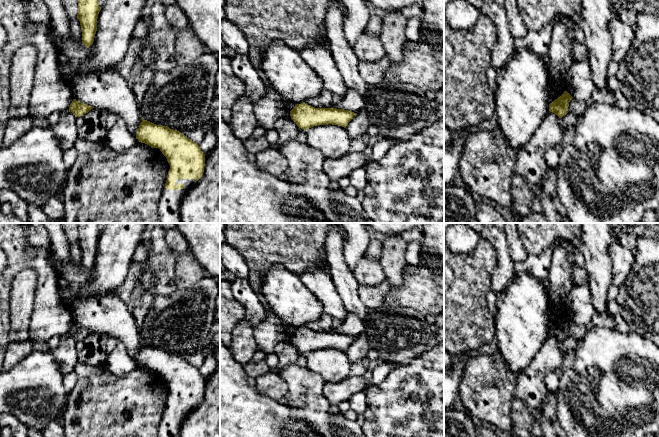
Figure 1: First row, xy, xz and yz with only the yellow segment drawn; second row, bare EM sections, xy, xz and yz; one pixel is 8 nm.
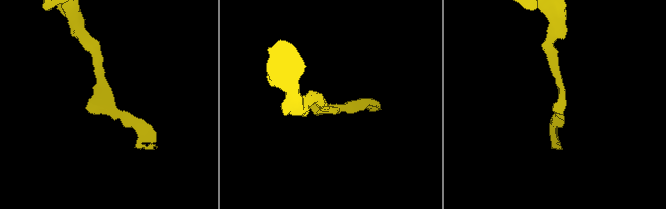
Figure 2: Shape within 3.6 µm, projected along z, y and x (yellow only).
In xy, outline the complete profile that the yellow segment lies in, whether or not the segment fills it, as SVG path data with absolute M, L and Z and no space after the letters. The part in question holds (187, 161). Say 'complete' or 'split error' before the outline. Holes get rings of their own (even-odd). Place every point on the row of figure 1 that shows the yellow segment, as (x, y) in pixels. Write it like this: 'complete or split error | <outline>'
split error | M142 119L136 138L159 150L168 164L165 187L158 202L161 223L181 223L179 205L184 193L198 181L205 167L199 145L181 132Z

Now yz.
complete | M564 91L560 97L549 104L549 111L562 118L568 113L569 102L572 98L567 91Z

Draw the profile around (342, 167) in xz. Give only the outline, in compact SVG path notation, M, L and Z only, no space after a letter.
M348 152L336 160L325 158L323 162L323 172L331 181L339 181L360 167L364 167L369 162L369 158L363 152Z

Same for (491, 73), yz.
M489 67L486 70L486 76L488 80L489 87L494 92L497 89L497 70L495 70L493 67Z

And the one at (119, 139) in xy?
M119 117L108 130L105 141L116 153L125 153L137 144L138 139L130 133L124 120Z

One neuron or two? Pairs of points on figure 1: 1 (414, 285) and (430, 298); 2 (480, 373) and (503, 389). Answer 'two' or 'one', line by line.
1: one
2: one

